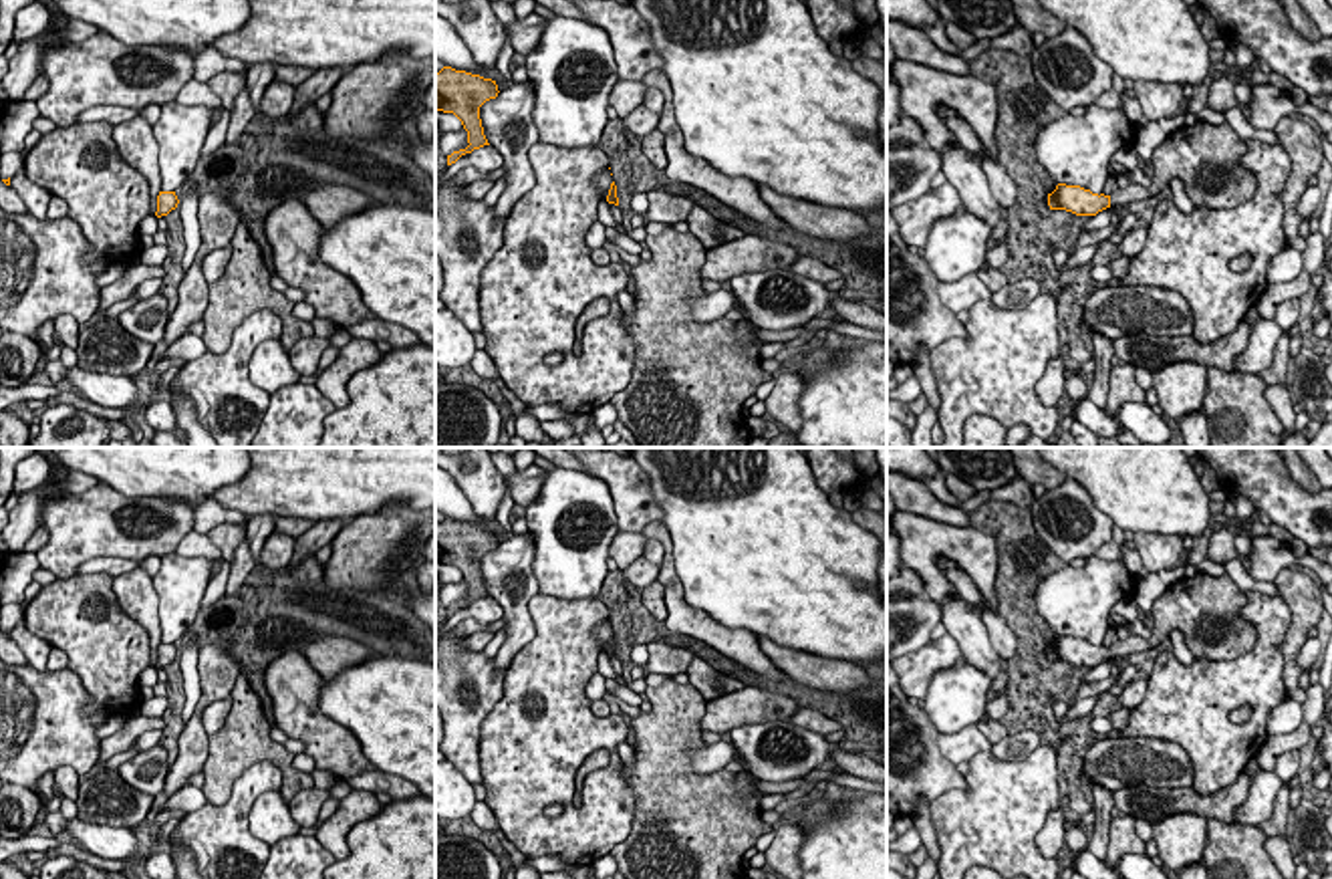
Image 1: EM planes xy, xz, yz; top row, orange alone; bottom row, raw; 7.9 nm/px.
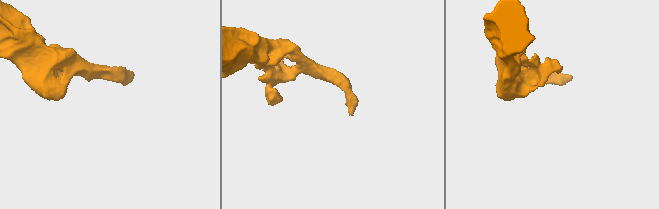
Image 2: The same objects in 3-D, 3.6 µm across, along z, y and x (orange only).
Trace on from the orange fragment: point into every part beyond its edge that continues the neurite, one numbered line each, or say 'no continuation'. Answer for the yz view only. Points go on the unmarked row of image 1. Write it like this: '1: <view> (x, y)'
1: yz (1208, 609)

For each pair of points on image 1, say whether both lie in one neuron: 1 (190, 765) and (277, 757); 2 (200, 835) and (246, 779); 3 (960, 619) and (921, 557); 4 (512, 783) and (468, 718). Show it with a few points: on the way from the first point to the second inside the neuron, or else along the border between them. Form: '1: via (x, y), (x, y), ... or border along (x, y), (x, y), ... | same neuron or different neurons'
1: border along (210, 736), (200, 771) | different neurons
2: via (216, 825), (242, 795) | same neuron
3: border along (956, 593), (948, 595), (940, 605) | different neurons
4: border along (504, 694), (482, 722), (480, 781) | different neurons

